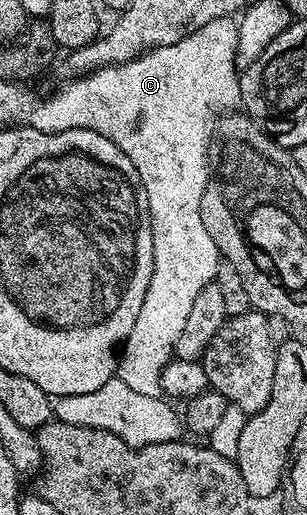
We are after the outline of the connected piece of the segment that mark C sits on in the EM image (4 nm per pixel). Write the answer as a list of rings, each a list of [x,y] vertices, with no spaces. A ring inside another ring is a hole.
[[[234,21],[213,22],[196,34],[185,36],[185,40],[177,40],[177,44],[158,46],[139,58],[103,66],[68,81],[71,83],[64,90],[45,99],[29,118],[30,125],[50,134],[70,130],[101,132],[105,140],[113,140],[113,144],[133,160],[133,168],[137,168],[137,176],[141,176],[141,184],[145,184],[153,228],[153,276],[149,280],[149,292],[145,292],[145,304],[141,304],[141,316],[137,316],[137,324],[133,332],[129,332],[117,358],[118,378],[129,384],[133,392],[142,392],[145,396],[160,393],[161,372],[175,357],[177,336],[181,336],[185,328],[193,300],[201,288],[216,281],[221,265],[217,244],[213,244],[213,236],[209,236],[205,224],[201,224],[201,196],[209,177],[207,130],[203,127],[203,118],[213,117],[215,105],[229,101],[231,94],[233,98],[233,92],[238,91],[238,39],[239,28]]]

